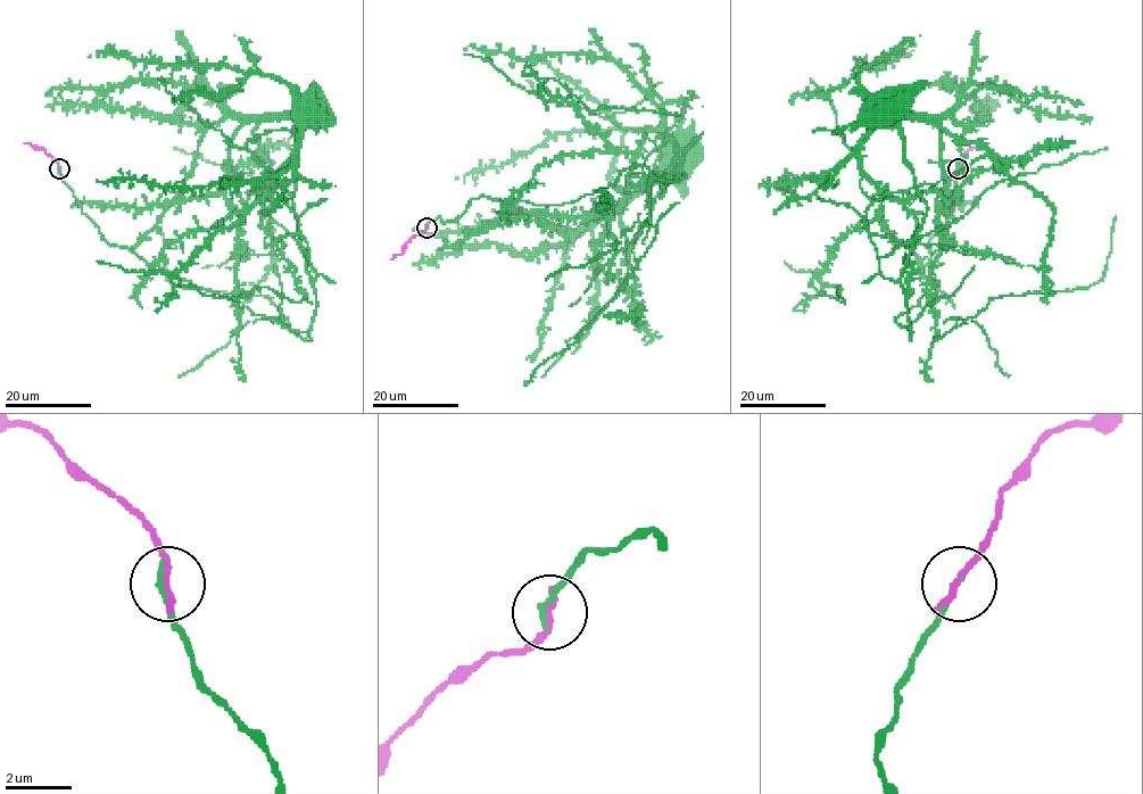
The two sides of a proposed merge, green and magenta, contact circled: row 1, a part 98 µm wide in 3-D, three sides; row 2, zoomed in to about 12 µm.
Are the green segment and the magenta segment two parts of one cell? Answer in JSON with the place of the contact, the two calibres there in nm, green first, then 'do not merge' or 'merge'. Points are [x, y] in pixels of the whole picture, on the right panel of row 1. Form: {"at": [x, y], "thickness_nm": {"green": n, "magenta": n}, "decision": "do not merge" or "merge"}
{"at": [958, 168], "thickness_nm": {"green": 240, "magenta": 240}, "decision": "merge"}

